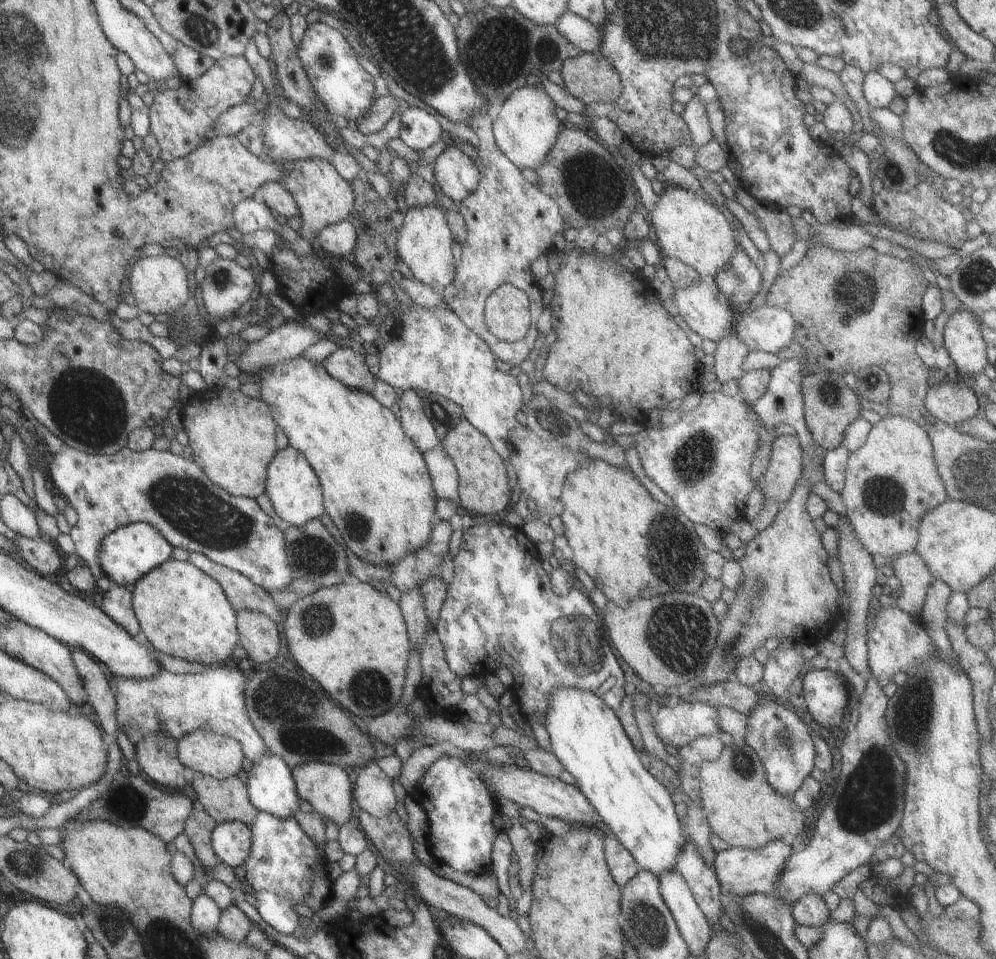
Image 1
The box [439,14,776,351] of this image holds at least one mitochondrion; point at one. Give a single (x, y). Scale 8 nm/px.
(490, 54)

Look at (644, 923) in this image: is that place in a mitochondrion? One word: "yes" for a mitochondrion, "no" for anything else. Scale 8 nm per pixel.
yes

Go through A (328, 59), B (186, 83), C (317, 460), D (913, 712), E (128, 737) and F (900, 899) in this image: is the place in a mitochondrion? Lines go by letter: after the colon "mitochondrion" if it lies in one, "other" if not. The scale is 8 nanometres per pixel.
A: mitochondrion
B: other
C: other
D: mitochondrion
E: other
F: other

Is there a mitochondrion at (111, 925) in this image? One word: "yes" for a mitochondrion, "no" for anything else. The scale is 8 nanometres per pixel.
yes

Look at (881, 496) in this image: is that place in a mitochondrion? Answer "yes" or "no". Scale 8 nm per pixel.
yes

